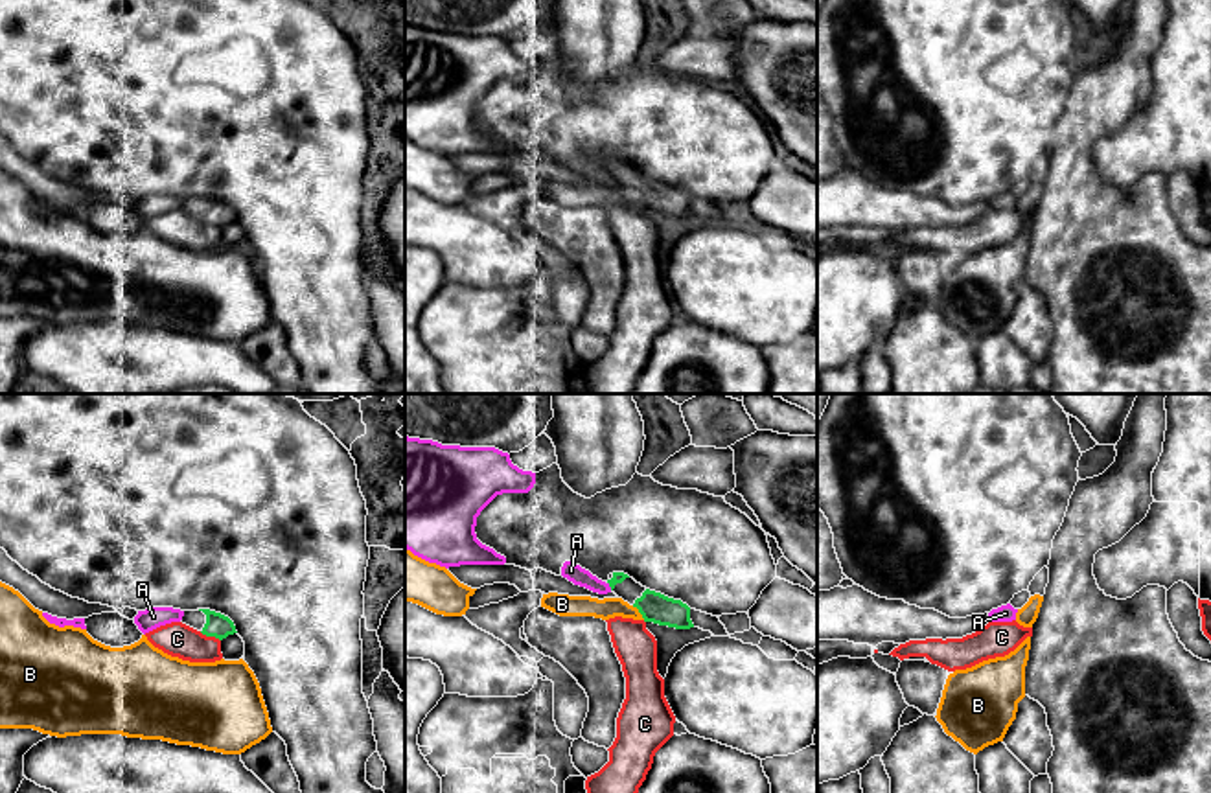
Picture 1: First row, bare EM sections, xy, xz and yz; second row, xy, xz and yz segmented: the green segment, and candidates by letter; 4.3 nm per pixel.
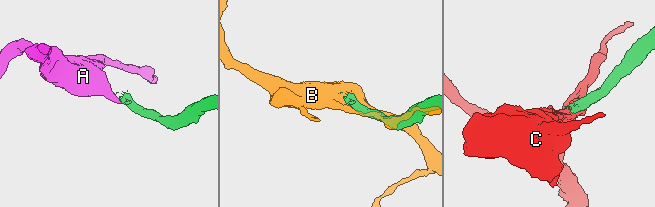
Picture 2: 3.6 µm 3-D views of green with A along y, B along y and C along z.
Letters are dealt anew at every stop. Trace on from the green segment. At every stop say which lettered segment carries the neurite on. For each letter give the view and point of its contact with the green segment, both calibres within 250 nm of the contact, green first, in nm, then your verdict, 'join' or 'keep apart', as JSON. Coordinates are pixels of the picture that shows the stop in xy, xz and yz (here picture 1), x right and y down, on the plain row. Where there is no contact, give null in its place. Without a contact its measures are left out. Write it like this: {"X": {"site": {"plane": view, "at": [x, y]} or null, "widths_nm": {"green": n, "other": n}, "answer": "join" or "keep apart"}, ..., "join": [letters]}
{"A": {"site": {"plane": "xz", "at": [610, 173]}, "widths_nm": {"green": 50, "other": 80}, "answer": "keep apart"}, "B": {"site": {"plane": "xz", "at": [639, 199]}, "widths_nm": {"green": 130, "other": 100}, "answer": "keep apart"}, "C": {"site": {"plane": "xy", "at": [210, 223]}, "widths_nm": {"green": 110, "other": 150}, "answer": "keep apart"}, "join": []}

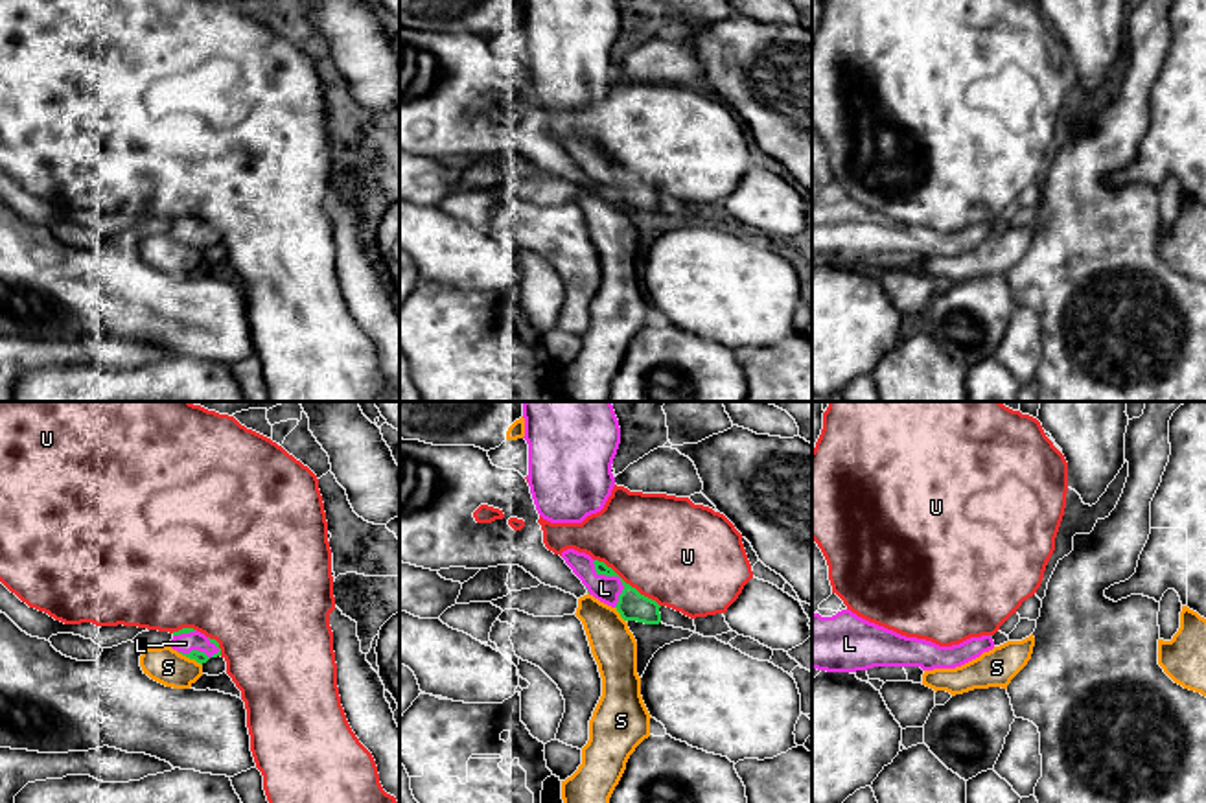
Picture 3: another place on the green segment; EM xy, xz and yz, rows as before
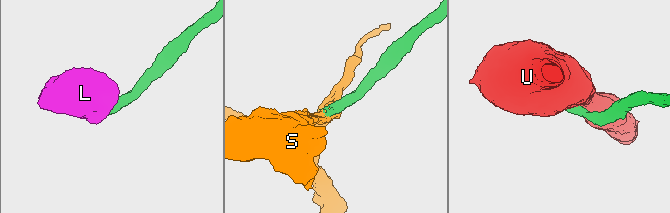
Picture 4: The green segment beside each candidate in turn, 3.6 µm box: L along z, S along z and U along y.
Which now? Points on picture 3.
{"L": {"site": {"plane": "xz", "at": [617, 162]}, "widths_nm": {"green": 130, "other": 110}, "answer": "join"}, "S": {"site": {"plane": "xy", "at": [190, 245]}, "widths_nm": {"green": 50, "other": 160}, "answer": "keep apart"}, "U": {"site": {"plane": "xz", "at": [628, 172]}, "widths_nm": {"green": 130, "other": 460}, "answer": "keep apart"}, "join": ["L"]}

